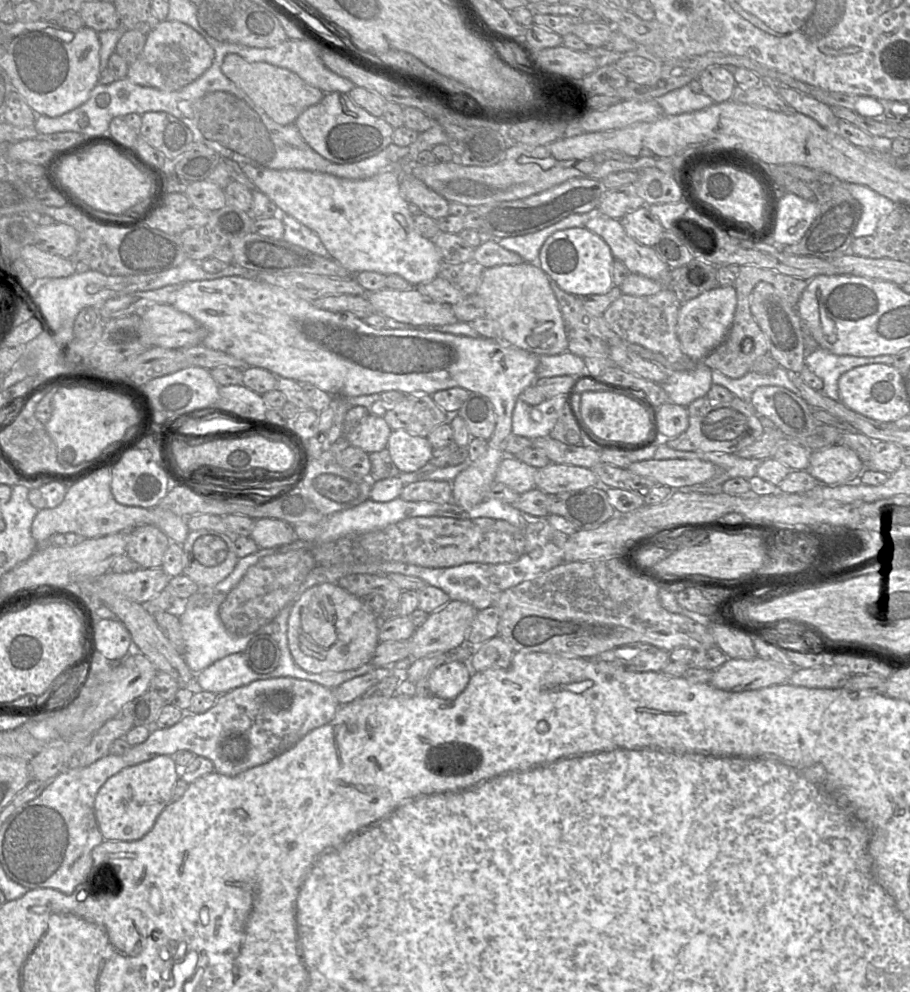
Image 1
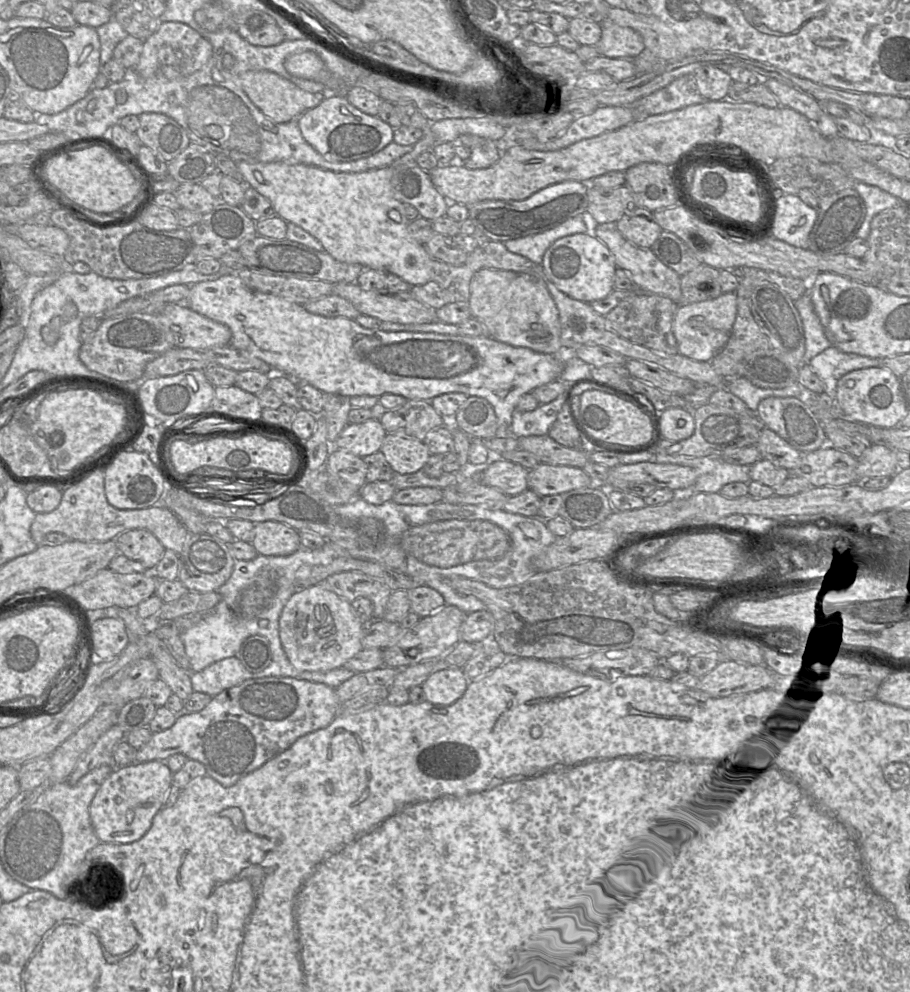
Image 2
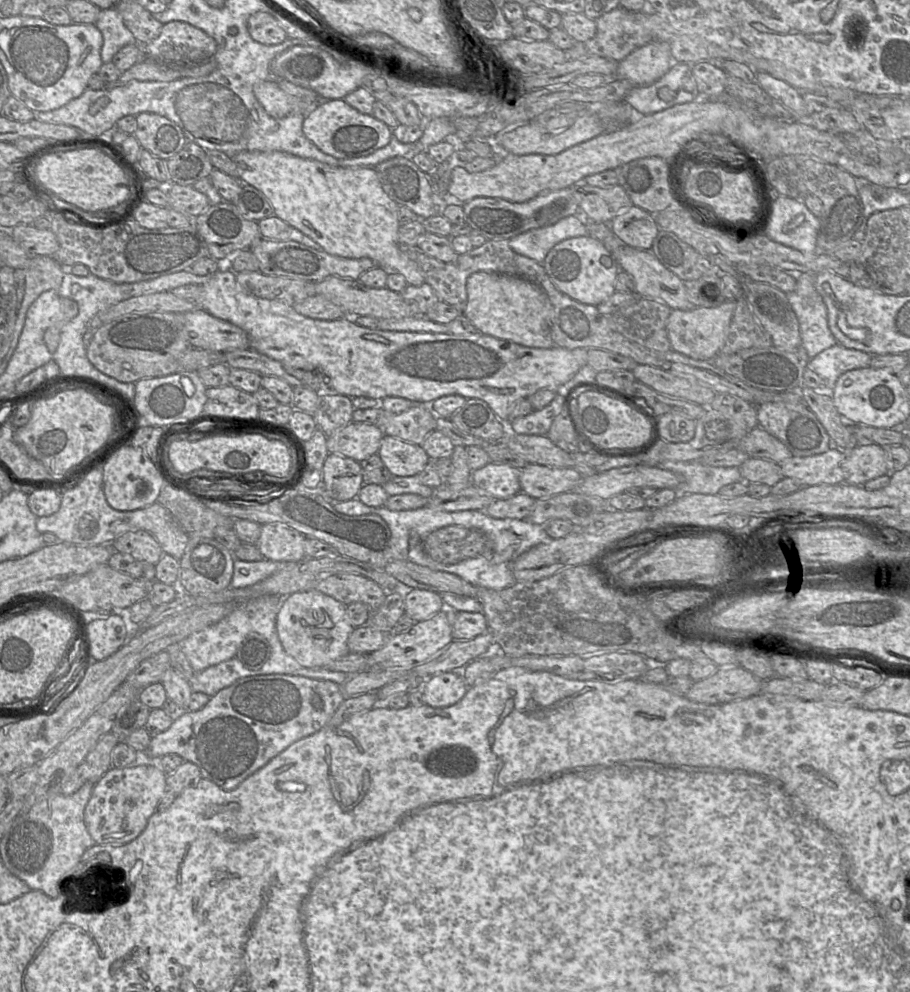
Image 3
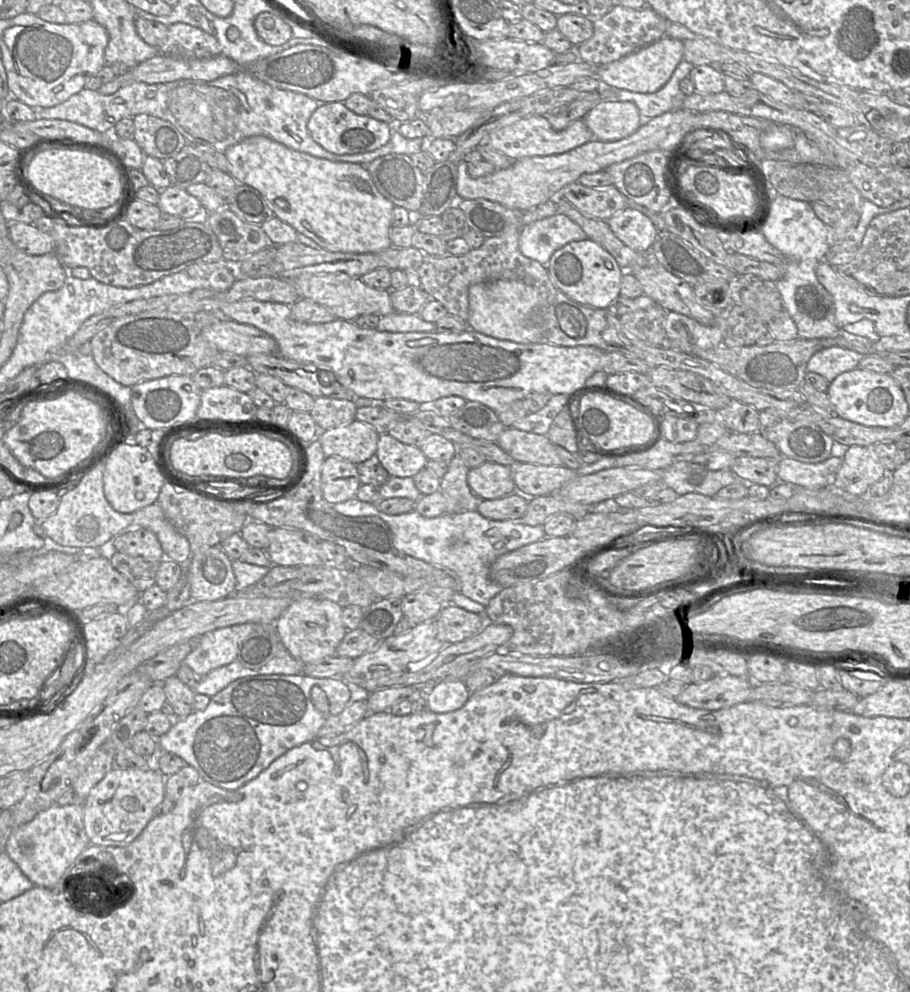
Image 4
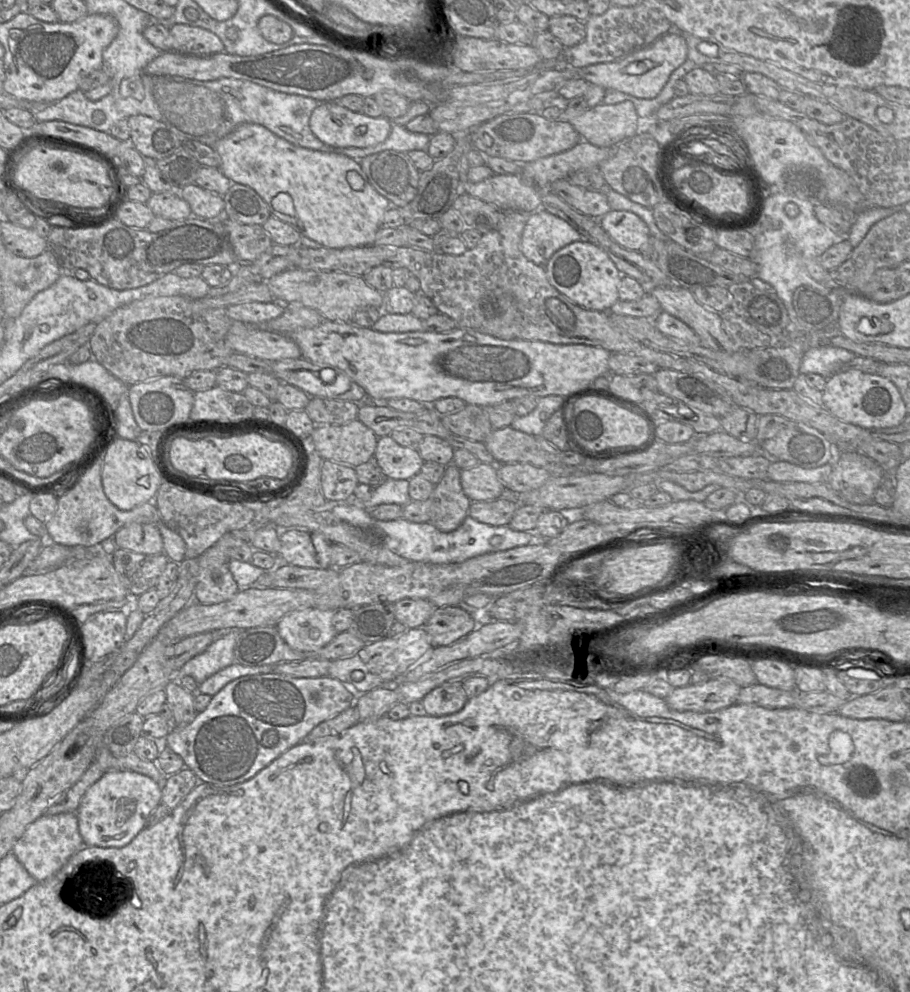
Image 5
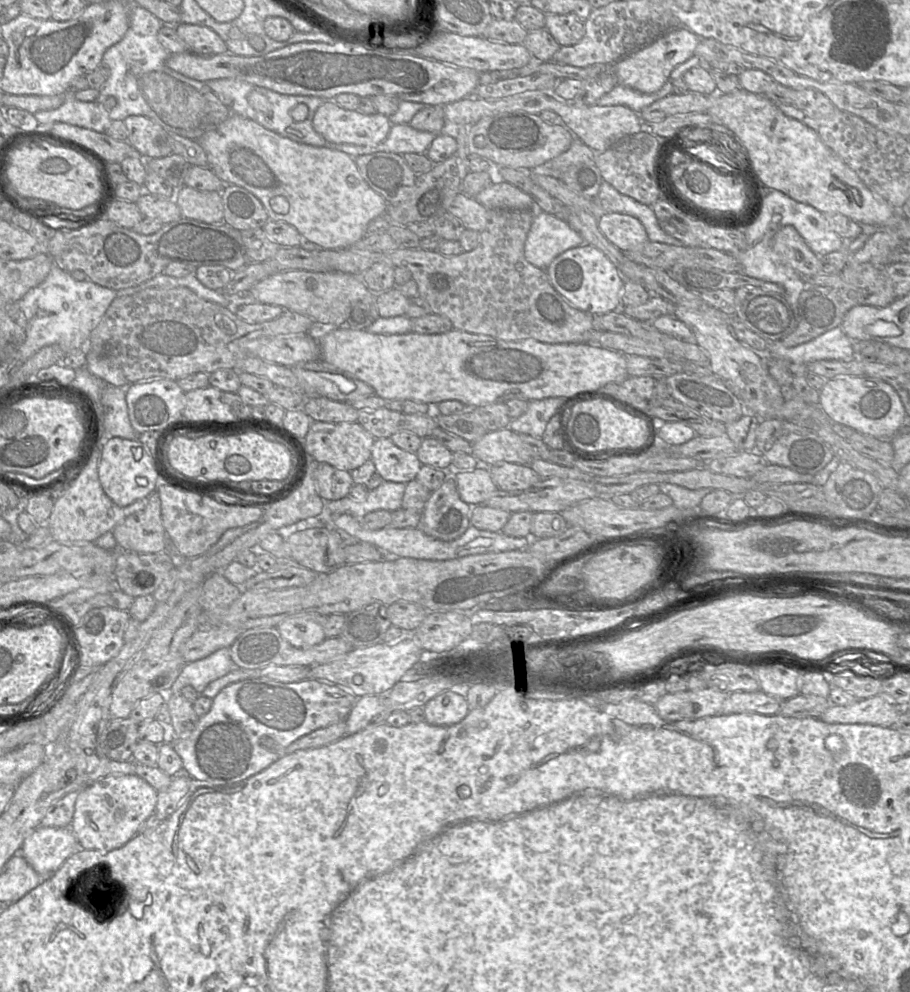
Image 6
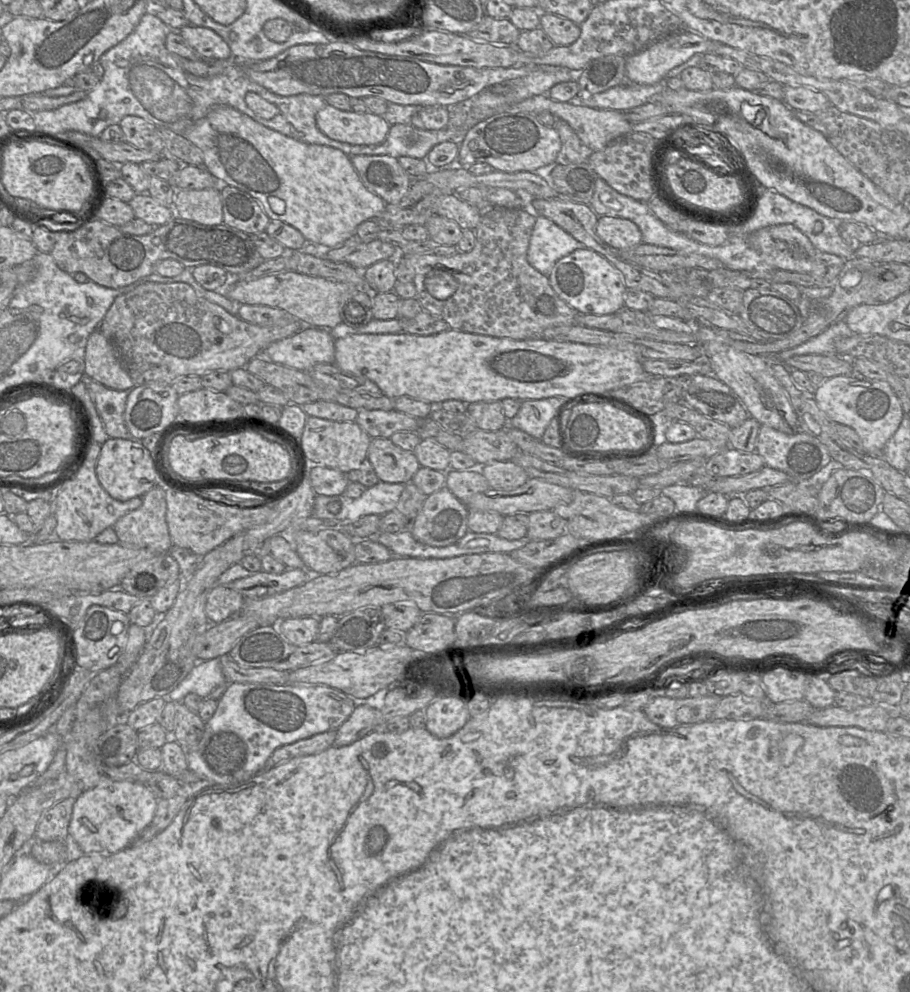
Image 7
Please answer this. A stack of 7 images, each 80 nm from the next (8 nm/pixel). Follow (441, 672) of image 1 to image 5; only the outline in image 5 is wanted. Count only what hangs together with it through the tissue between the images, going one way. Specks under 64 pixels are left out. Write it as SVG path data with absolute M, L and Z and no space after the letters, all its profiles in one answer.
M443 683L427 693L421 700L426 714L443 716L460 711L468 700L461 683Z

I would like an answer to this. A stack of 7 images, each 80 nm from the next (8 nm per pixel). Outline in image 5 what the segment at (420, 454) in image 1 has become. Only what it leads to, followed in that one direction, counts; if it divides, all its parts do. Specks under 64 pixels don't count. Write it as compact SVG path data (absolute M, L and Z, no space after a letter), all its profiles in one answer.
M390 435L379 437L374 457L387 478L409 480L424 464L418 449L398 444Z

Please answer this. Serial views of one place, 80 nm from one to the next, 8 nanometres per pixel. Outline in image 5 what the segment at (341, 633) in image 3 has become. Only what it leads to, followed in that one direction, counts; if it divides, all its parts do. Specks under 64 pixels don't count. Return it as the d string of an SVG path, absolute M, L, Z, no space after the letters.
M305 608L285 614L276 624L282 639L293 649L312 652L337 634L332 619L335 610Z

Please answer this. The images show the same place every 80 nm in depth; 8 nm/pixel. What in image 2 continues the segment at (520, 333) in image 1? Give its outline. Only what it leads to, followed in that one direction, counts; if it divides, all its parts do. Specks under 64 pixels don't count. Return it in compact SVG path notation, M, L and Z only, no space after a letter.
M482 268L470 281L471 317L486 325L493 339L535 352L562 355L559 312L544 281L537 275Z

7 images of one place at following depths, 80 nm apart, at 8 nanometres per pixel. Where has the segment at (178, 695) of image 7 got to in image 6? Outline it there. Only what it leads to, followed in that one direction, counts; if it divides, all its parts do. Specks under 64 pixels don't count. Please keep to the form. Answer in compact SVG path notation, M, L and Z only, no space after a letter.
M221 648L209 656L186 663L173 683L170 693L181 693L183 687L192 686L201 695L206 686L232 671L235 666L230 656L230 648Z

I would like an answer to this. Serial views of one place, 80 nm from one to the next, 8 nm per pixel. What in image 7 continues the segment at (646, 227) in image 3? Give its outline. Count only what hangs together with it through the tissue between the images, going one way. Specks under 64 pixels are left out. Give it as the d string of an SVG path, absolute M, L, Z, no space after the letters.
M600 216L595 232L614 251L622 251L642 243L639 227L629 219L613 216Z

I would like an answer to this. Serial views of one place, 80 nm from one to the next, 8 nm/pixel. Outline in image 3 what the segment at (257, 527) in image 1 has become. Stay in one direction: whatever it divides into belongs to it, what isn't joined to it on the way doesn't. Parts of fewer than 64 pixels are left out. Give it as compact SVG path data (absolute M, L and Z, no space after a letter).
M281 523L261 526L261 535L255 544L264 559L277 562L298 562L307 558L306 536Z

